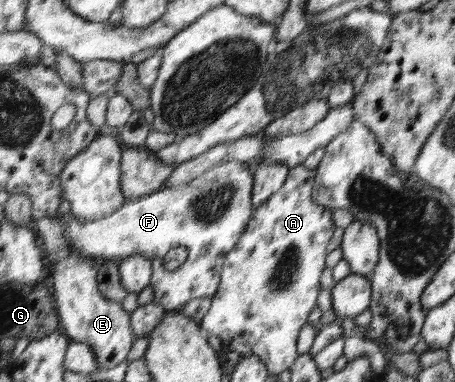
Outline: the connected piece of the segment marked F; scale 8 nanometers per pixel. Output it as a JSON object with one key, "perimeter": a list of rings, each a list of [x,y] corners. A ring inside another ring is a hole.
{"perimeter":[[[231,160],[211,166],[205,173],[193,181],[187,182],[187,185],[179,185],[175,189],[156,190],[147,197],[137,199],[137,201],[129,201],[113,216],[107,216],[101,220],[83,222],[83,219],[77,218],[72,212],[65,215],[57,214],[56,216],[59,221],[65,223],[65,239],[69,241],[71,249],[81,251],[87,257],[97,258],[101,256],[110,260],[125,259],[128,256],[138,254],[149,258],[153,263],[153,279],[150,280],[149,285],[155,291],[153,302],[163,307],[165,311],[172,311],[172,309],[178,308],[191,299],[211,298],[218,291],[220,287],[219,275],[222,275],[221,267],[225,267],[225,257],[237,247],[242,233],[246,232],[250,218],[254,214],[253,186],[254,174],[250,164]],[[179,246],[189,250],[187,261],[173,271],[164,269],[163,258],[171,249]]]}

